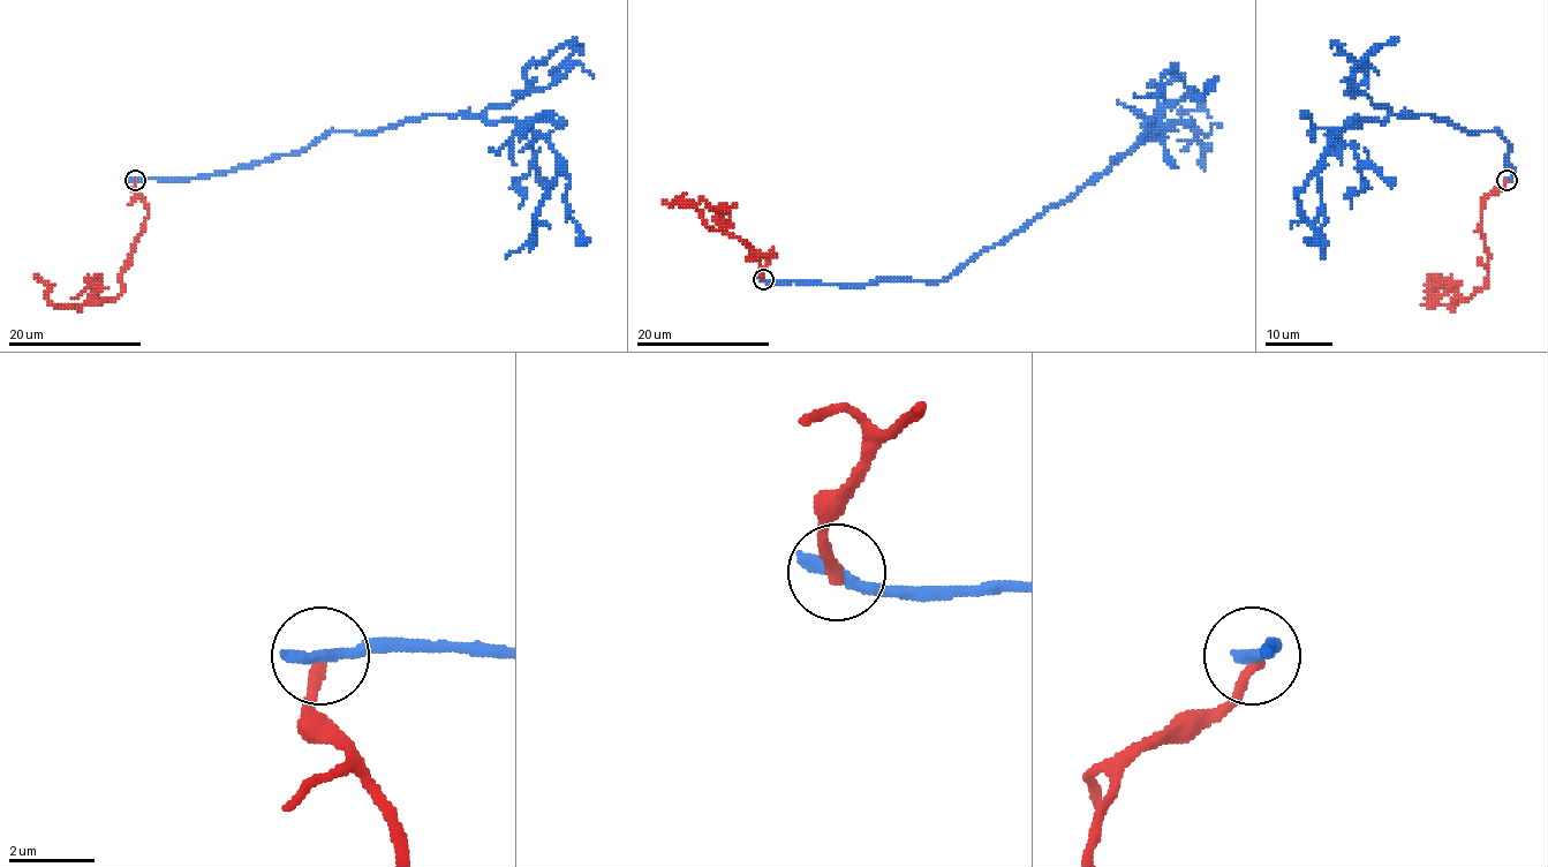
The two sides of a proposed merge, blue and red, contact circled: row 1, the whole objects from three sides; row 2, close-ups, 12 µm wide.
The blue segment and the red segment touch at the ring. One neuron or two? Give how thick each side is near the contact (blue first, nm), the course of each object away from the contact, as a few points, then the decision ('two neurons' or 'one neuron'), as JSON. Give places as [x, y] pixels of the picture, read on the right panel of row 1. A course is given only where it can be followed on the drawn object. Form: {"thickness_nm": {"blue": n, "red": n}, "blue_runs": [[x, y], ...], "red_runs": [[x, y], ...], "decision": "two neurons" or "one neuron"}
{"thickness_nm": {"blue": 360, "red": 240}, "blue_runs": [[1507, 180], [1510, 146], [1497, 132], [1467, 132], [1434, 115], [1343, 125], [1297, 195], [1322, 257]], "red_runs": [[1507, 180], [1487, 197], [1482, 209], [1487, 283], [1456, 306], [1434, 306], [1432, 279], [1427, 273]], "decision": "two neurons"}

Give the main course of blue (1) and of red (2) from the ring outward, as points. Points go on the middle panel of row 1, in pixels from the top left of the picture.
1: (764, 279), (937, 283), (1070, 200), (1126, 155), (1152, 115), (1188, 88), (1171, 69), (1156, 95), (1134, 95)
2: (764, 279), (762, 268), (776, 255), (750, 262), (746, 244), (709, 228), (692, 206), (665, 200)

